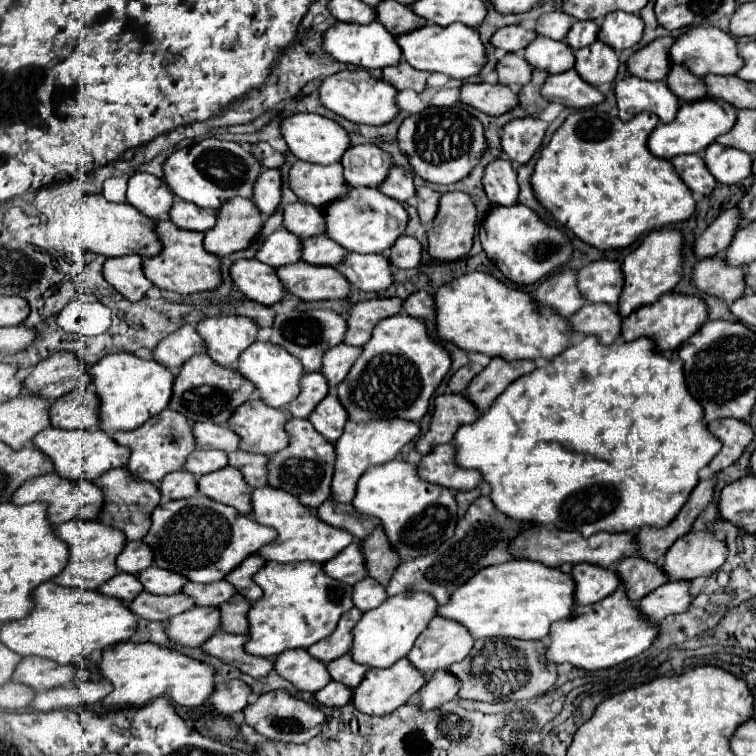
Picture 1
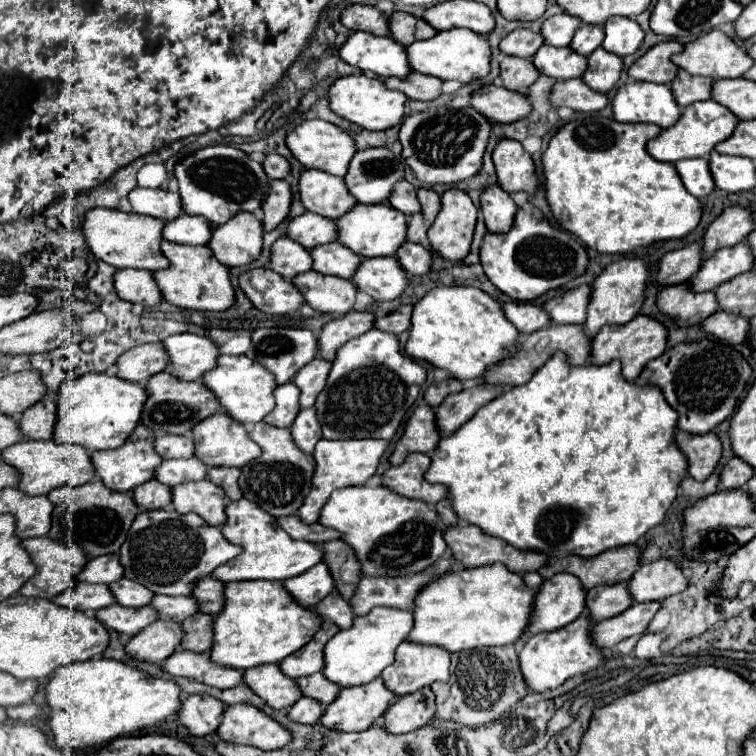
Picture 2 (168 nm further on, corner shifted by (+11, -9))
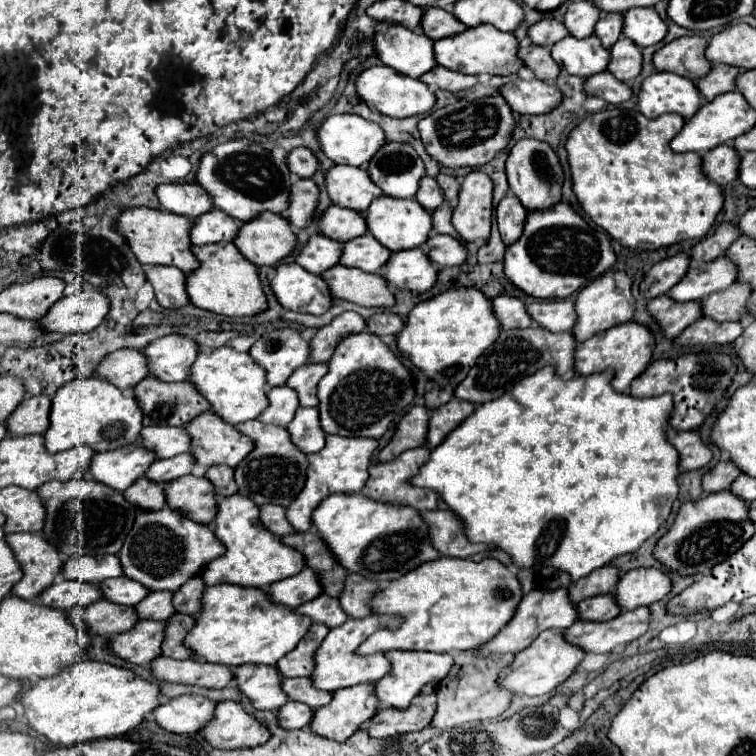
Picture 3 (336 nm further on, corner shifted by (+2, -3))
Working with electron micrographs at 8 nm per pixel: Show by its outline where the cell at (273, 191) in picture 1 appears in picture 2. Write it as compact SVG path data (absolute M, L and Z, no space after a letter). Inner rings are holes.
M273 180L269 184L269 192L261 204L263 210L263 228L269 232L273 230L287 214L291 204L291 188L285 180Z

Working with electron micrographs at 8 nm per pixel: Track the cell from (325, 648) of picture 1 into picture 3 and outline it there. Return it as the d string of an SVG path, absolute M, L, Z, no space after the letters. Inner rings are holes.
M312 624L308 634L298 642L298 646L286 654L282 660L278 660L276 668L282 678L298 678L298 676L310 676L314 670L314 652L318 650L320 642L328 634L328 628L322 624Z

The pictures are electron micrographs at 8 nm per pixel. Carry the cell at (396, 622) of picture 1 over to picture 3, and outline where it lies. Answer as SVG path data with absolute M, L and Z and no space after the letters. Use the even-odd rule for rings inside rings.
M370 614L370 616L360 618L360 620L352 620L350 618L342 626L332 628L328 632L328 636L322 640L322 644L316 650L316 654L314 654L314 672L310 676L314 688L334 692L338 688L356 686L356 684L362 684L362 682L370 682L370 684L378 682L378 678L382 678L390 670L390 662L384 658L384 654L378 652L378 654L372 654L372 656L358 656L354 652L364 642L364 638L368 638L378 628L382 628L382 626L394 628L398 624L400 624L398 616L376 616L376 614Z

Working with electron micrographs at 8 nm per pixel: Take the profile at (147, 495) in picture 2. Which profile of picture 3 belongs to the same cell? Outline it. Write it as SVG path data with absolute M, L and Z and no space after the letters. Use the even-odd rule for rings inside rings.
M138 478L130 488L126 488L124 498L132 502L132 506L138 506L142 510L160 510L166 506L164 488L160 484L154 484L148 478Z

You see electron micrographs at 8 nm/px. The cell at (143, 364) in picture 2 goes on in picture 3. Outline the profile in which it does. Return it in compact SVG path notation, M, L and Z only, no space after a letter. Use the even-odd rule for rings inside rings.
M116 350L106 354L102 362L96 366L96 376L106 378L110 384L118 386L120 390L136 386L142 378L148 376L146 358L140 350Z

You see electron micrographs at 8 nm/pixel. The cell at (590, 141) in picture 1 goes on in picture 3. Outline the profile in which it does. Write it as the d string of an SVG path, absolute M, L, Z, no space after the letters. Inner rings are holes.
M616 106L586 116L568 136L566 150L572 170L574 194L584 212L604 228L622 246L638 250L658 250L682 240L700 240L712 228L724 206L722 188L708 180L702 172L702 158L696 152L678 154L670 148L670 140L682 130L680 114L662 114L656 120L646 118L638 110L620 110Z

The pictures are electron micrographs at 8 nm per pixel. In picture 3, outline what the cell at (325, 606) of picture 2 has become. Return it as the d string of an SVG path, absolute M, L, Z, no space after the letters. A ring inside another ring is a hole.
M320 594L318 598L310 600L310 602L304 602L302 606L296 608L296 614L302 614L302 616L308 616L312 622L318 622L318 624L324 624L328 628L334 628L334 626L340 626L348 620L348 616L344 614L344 610L340 608L338 600L336 598L330 598L326 594Z

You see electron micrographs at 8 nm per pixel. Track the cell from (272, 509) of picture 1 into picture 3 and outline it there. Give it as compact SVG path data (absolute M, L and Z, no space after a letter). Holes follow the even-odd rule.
M232 494L230 498L218 502L214 518L214 534L226 546L226 554L210 562L200 572L200 578L206 582L206 586L236 584L246 588L268 588L272 582L294 576L304 568L302 556L296 554L296 550L290 550L290 546L284 546L274 534L270 534L260 524L258 514L260 508L254 506L250 498L244 498L240 494Z

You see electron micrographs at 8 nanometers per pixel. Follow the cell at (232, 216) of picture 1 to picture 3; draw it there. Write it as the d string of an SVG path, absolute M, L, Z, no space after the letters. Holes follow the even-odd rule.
M264 212L242 224L234 244L256 266L274 266L294 252L296 234L284 216Z

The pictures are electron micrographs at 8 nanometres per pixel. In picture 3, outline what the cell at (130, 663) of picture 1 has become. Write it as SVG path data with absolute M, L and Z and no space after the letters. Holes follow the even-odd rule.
M80 660L52 678L40 678L22 694L20 704L24 706L24 720L28 722L28 726L44 736L50 744L74 746L98 738L124 736L128 730L136 728L156 706L160 706L160 690L158 684L146 682L126 668L118 668L106 662Z

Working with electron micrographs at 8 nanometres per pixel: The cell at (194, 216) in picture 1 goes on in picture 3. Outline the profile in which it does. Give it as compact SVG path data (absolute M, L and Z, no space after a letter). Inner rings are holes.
M212 210L194 220L190 238L194 246L214 244L214 242L232 242L238 236L240 224L234 218L228 218L222 210Z

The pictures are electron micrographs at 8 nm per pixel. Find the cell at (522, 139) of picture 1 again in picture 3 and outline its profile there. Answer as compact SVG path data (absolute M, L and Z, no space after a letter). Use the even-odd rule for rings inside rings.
M518 140L514 148L510 150L508 162L506 162L506 174L512 194L522 202L522 206L530 210L546 210L562 200L562 184L564 184L564 170L556 156L556 152L550 148L550 144L540 140Z

